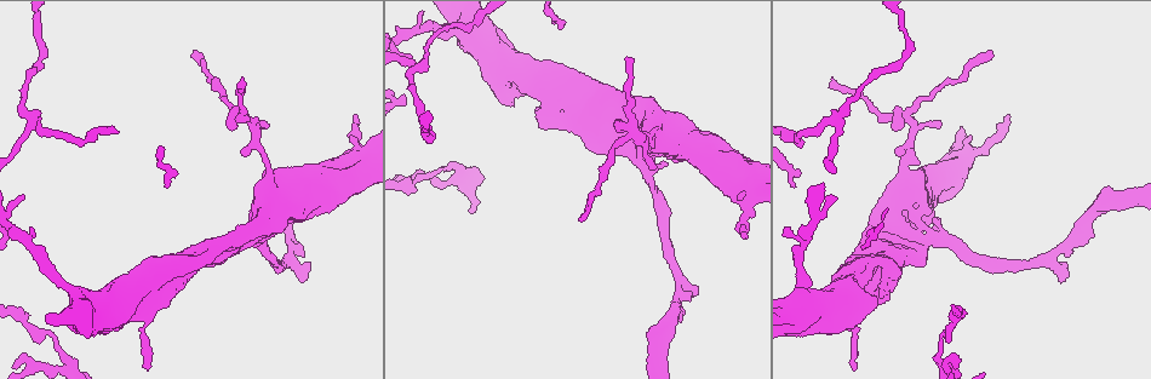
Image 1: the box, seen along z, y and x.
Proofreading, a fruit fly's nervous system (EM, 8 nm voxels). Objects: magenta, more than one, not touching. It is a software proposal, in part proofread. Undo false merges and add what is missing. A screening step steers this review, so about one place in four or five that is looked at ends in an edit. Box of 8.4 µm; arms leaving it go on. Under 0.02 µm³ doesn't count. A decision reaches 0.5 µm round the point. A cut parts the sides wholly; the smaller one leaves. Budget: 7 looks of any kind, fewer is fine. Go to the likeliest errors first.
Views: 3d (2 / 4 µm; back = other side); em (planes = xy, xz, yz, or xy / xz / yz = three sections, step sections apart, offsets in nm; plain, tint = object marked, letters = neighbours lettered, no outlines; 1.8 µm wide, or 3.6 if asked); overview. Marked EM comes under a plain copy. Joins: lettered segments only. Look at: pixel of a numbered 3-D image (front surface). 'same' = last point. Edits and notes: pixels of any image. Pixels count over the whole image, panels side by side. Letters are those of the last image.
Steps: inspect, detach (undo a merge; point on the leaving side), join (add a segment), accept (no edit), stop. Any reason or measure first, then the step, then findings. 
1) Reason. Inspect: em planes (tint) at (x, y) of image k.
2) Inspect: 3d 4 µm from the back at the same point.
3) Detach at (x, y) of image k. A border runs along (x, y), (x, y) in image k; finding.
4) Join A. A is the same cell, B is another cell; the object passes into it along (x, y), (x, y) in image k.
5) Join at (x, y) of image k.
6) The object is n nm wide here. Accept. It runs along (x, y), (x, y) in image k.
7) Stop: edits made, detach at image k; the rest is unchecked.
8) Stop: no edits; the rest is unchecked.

Abrupt turn. Inspect: 3d 2 µm at (910, 121) of image 1.

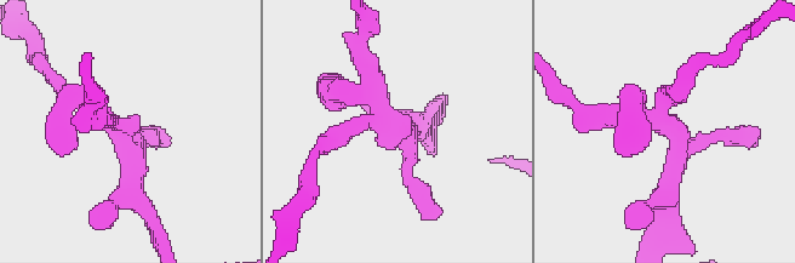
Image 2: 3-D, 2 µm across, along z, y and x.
Inspect: em planes (letters) at (667, 127) of image 2.

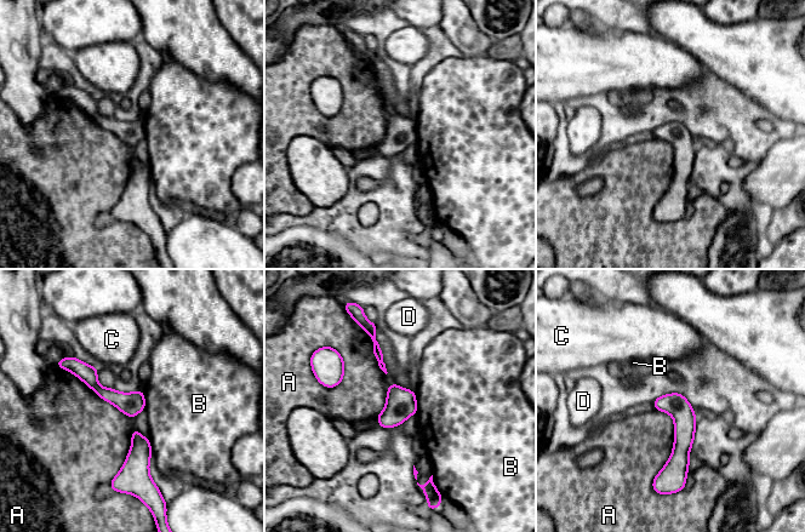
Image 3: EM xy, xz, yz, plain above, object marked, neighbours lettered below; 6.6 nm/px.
The longest contact is with A, 500 nm. Accept. A, B, C and D are other cells; a border runs along (657, 408), (673, 450), (651, 486) in image 3; one cell here.

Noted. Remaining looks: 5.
Touches itself. Inspect: em planes (letters) at (663, 167) of image 1.

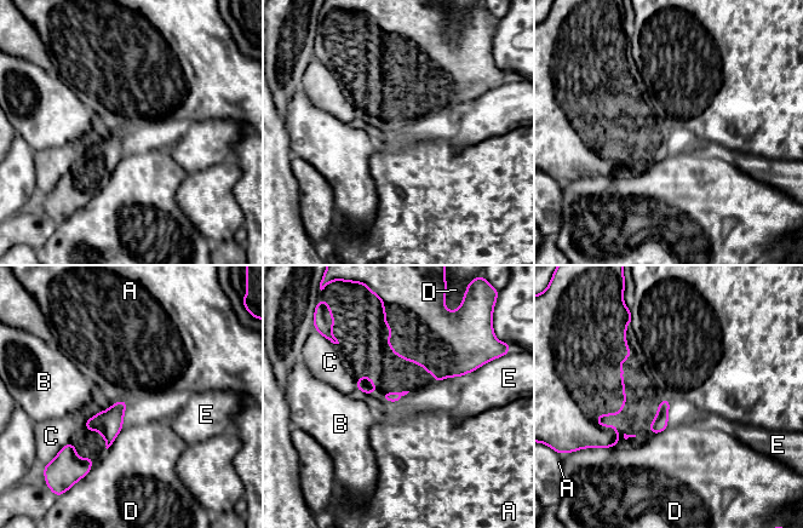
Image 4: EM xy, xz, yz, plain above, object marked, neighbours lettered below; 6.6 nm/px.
Accept. A, B, C, D and E are other cells; a border runs along (126, 400), (114, 402) in image 4; all the same cell.

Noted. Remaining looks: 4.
Narrows sharply. Inspect: 3d 4 µm at (438, 170) of image 1.

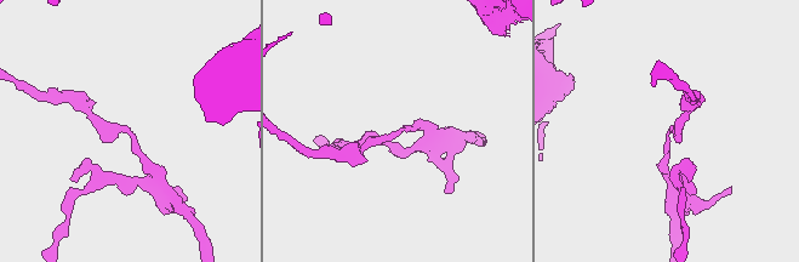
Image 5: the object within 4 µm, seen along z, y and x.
Now the EM. Inspect: em xz step 8 (tint) at (399, 132) of image 5.

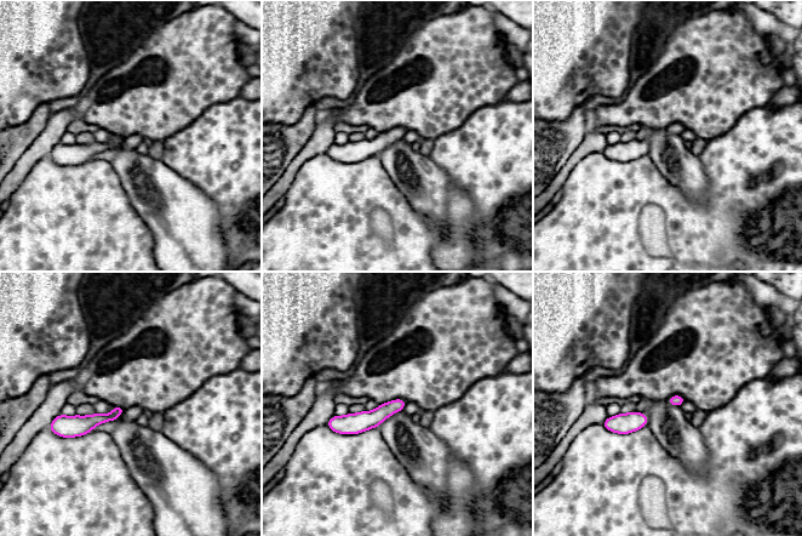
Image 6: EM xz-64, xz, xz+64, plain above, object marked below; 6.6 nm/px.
Inspect: em xz step 8 (letters) at the same point.

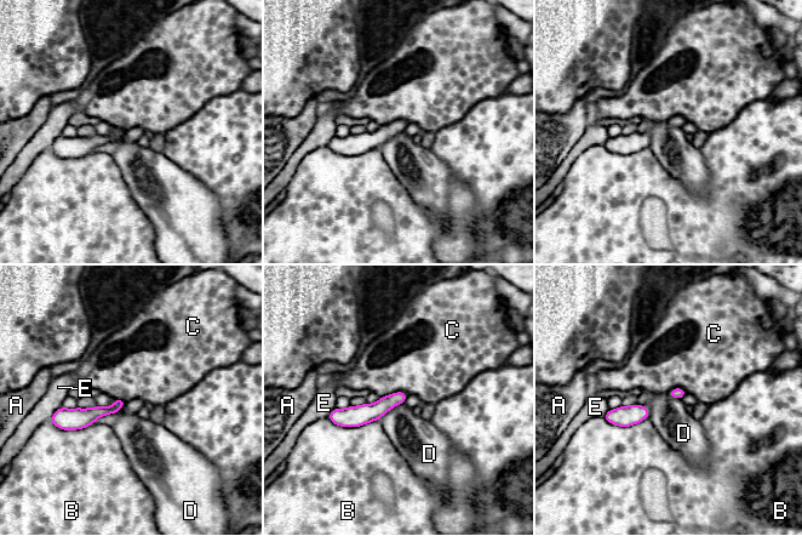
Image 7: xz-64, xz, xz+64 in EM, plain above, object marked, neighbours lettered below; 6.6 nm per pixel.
Accept. A, B, C, D and E are other cells; it runs along (402, 395), (376, 411), (332, 417) in image 7; one cell here.

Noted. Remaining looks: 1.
Stop: no edits; the rest is unchecked.

